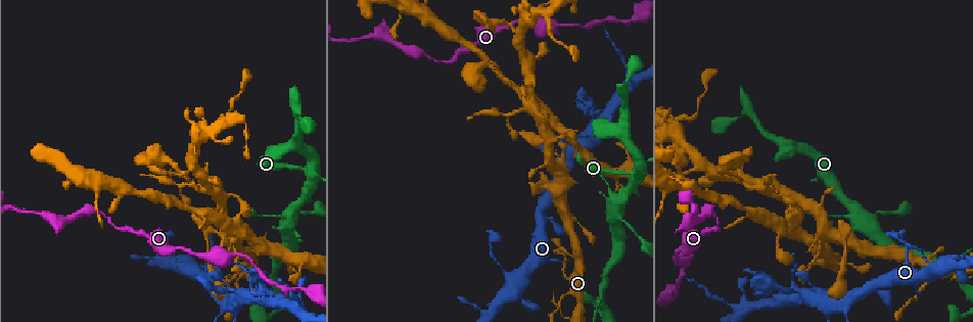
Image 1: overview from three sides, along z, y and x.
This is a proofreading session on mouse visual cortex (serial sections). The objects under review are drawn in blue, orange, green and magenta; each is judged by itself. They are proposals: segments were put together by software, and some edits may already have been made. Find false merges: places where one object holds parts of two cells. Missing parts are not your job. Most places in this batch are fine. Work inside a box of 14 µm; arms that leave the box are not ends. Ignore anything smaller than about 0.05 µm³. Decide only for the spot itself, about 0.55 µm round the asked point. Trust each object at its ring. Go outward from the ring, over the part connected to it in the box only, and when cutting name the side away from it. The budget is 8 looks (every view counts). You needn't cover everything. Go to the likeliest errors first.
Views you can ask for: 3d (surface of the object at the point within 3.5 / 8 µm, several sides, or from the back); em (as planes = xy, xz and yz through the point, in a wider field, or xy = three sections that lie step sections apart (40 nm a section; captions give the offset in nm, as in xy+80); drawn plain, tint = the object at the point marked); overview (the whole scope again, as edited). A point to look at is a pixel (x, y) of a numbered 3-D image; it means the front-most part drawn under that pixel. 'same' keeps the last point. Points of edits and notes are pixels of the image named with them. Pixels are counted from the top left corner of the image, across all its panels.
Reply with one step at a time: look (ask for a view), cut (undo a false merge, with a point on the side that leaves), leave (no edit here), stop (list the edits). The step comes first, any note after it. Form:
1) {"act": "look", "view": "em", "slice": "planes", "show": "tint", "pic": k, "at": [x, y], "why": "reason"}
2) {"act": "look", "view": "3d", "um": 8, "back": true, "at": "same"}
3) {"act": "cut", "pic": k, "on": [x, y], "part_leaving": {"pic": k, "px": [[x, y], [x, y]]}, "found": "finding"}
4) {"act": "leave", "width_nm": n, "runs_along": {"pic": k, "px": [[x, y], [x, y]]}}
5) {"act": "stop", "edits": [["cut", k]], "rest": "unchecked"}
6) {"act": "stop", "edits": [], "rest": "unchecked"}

{"act": "look", "view": "3d", "um": 3.5, "pic": 1, "at": [770, 291], "why": "a fork"}

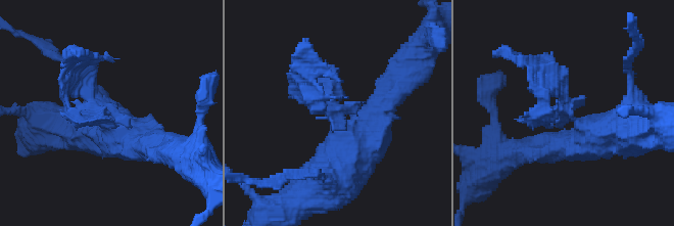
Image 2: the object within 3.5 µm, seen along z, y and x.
{"act": "look", "view": "em", "slice": "xy", "step": 3, "show": "tint", "pic": 2, "at": [331, 110], "why": "now the EM"}

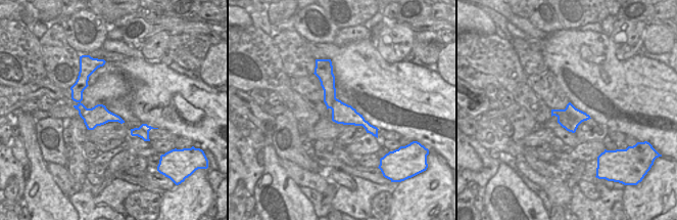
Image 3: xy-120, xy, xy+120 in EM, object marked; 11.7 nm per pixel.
{"act": "leave", "runs_along": {"pic": 2, "px": [[609, 132], [580, 126], [560, 70], [538, 66]]}, "found": "one cell here"}

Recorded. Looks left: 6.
{"act": "look", "view": "3d", "um": 3.5, "pic": 1, "at": [823, 235], "why": "calibre changes"}

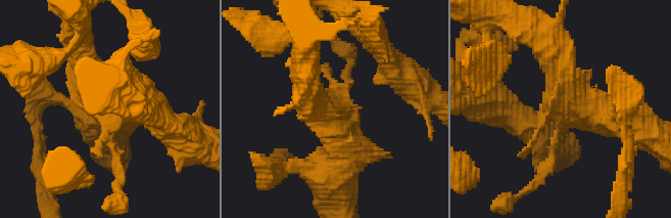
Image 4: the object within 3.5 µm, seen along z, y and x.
{"act": "look", "view": "em", "slice": "xy", "step": 2, "show": "tint", "pic": 4, "at": [570, 113], "why": "now the EM"}

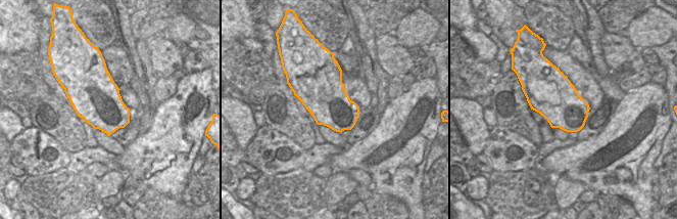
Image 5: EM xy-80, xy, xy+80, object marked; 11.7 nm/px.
{"act": "leave", "runs_along": {"pic": 4, "px": [[627, 117], [580, 101], [543, 174]]}, "found": "all the same cell"}

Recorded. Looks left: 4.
{"act": "look", "view": "3d", "um": 3.5, "pic": 1, "at": [571, 134], "why": "abrupt turn"}

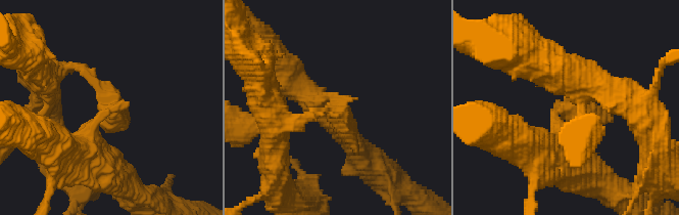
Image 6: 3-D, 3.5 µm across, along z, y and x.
{"act": "look", "view": "em", "slice": "xy", "step": 5, "show": "tint", "pic": 6, "at": [339, 116]}

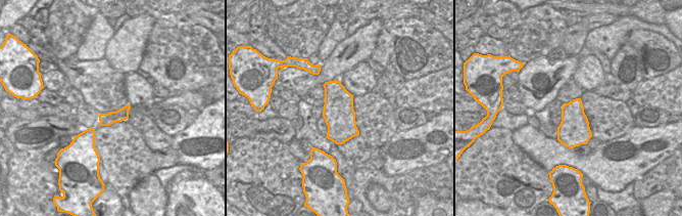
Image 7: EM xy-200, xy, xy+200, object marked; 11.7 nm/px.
{"act": "look", "view": "em", "slice": "xy", "step": 2, "show": "tint", "at": "same"}

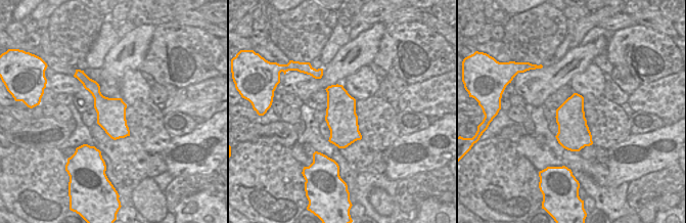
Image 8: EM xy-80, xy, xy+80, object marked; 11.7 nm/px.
{"act": "leave", "found": "all the same cell"}

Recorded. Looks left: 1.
{"act": "stop", "edits": [], "rest": "unchecked"}

